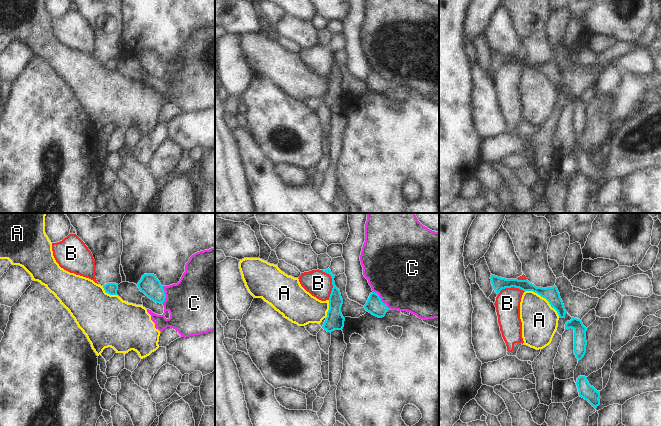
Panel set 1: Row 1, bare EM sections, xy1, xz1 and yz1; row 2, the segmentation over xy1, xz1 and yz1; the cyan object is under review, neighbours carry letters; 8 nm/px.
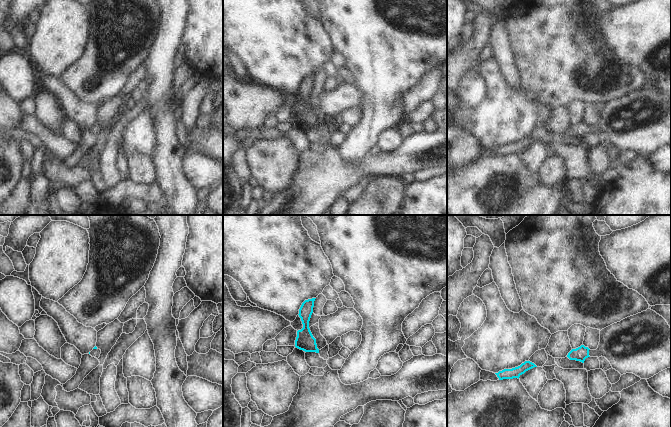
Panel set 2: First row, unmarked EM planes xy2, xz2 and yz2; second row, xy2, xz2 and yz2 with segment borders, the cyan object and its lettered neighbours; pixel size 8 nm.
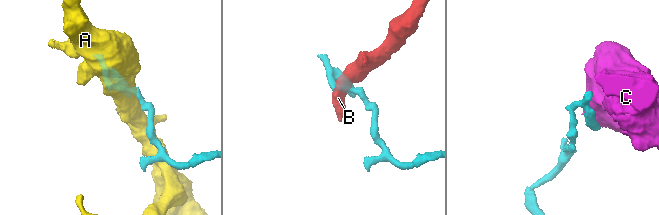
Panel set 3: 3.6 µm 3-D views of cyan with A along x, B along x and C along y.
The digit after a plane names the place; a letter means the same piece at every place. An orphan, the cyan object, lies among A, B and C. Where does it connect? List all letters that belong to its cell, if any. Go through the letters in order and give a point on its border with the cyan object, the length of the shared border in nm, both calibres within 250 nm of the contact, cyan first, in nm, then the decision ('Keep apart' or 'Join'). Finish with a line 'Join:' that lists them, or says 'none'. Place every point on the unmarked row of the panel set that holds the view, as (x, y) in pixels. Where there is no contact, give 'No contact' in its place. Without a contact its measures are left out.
A: Touches cyan at yz1 (544, 73). Shared border 360 nm. Thickness 120 nm (cyan) against 280 nm. Keep apart
B: Touches cyan at xz1 (332, 59). Shared border 240 nm. Thickness 120 nm (cyan) against 200 nm. Keep apart
C: Touches cyan at xz1 (380, 75). Shared border 190 nm. Thickness 140 nm (cyan) against 480 nm. Keep apart
Join: none

